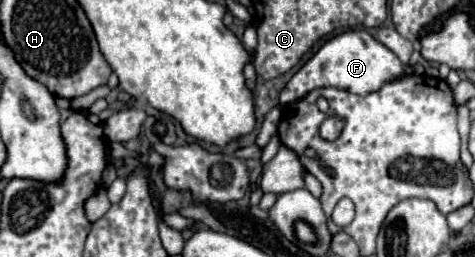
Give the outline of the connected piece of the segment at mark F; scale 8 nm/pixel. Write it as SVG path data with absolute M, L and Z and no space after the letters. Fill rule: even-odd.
M348 30L334 38L330 38L284 86L279 95L279 104L285 106L304 98L310 90L322 86L334 86L340 90L348 90L352 94L364 96L374 90L380 90L382 84L400 78L404 72L402 62L394 58L394 52L386 50L370 32L366 30Z

